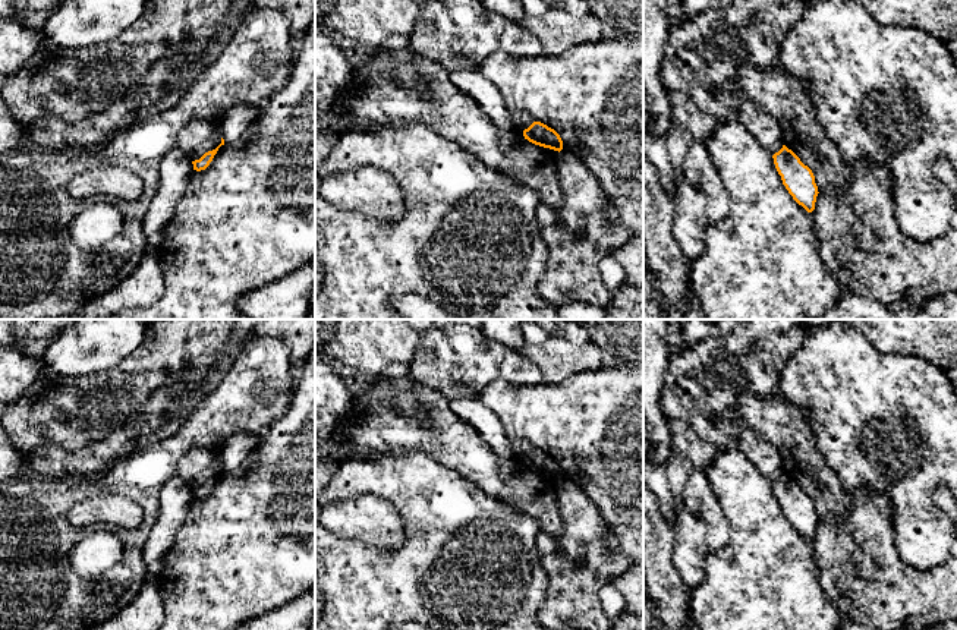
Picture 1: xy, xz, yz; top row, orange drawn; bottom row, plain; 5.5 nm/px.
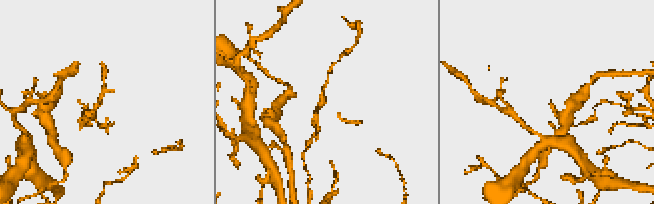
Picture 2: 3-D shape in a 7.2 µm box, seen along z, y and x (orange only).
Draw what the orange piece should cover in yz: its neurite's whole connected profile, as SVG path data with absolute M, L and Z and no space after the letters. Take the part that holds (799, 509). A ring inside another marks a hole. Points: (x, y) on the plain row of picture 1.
M786 473L772 486L788 522L808 541L812 541L819 522L812 498Z

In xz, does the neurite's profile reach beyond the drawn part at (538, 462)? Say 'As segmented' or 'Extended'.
As segmented

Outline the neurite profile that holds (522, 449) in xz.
M510 438L510 445L514 451L514 456L520 459L528 457L533 450L536 450L532 444L529 444L525 440L511 440Z

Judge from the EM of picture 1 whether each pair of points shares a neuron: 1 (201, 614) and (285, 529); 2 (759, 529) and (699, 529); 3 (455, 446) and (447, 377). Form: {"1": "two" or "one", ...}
{"1": "one", "2": "two", "3": "two"}

